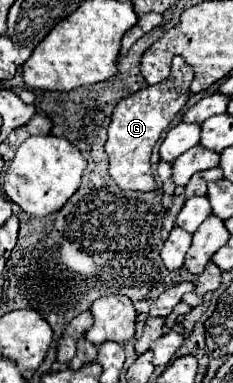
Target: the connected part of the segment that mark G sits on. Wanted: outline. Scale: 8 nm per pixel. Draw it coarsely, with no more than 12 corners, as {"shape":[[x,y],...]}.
{"shape":[[191,66],[115,106],[105,150],[119,188],[151,192],[151,150],[189,100]]}

